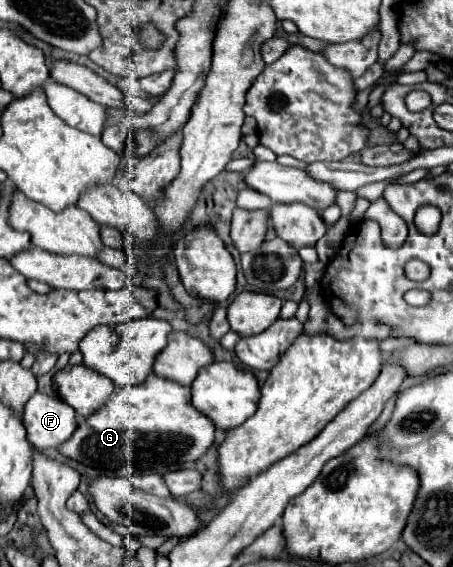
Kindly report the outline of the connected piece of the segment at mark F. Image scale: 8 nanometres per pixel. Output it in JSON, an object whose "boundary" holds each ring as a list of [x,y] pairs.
{"boundary":[[[36,392],[24,404],[24,428],[36,450],[56,448],[66,442],[78,426],[76,410],[62,400]]]}

